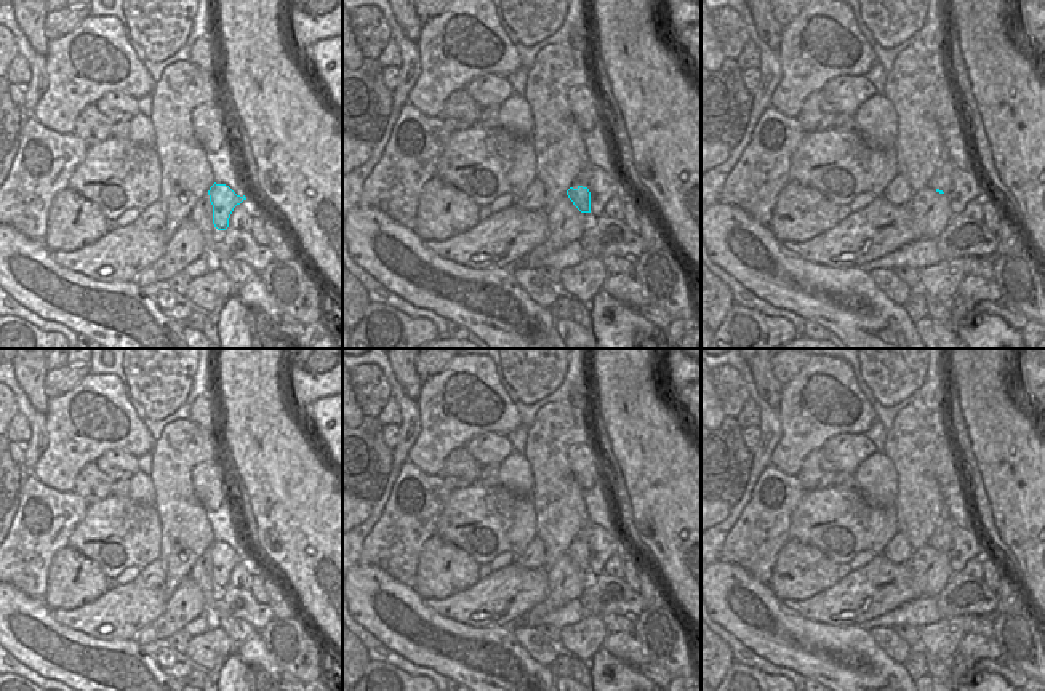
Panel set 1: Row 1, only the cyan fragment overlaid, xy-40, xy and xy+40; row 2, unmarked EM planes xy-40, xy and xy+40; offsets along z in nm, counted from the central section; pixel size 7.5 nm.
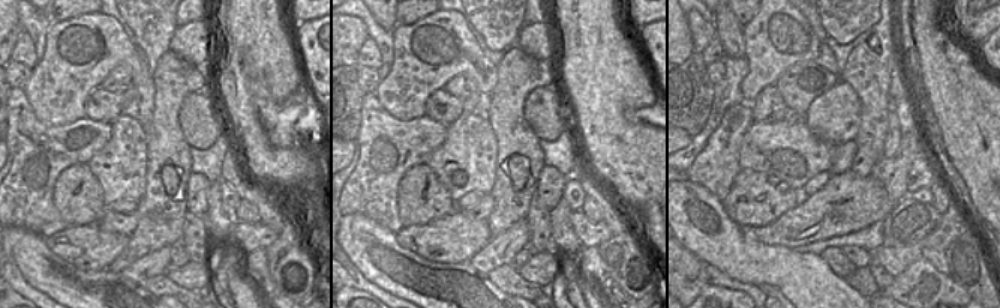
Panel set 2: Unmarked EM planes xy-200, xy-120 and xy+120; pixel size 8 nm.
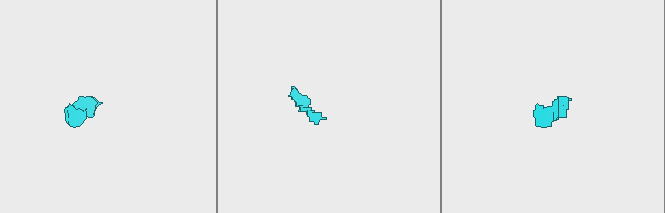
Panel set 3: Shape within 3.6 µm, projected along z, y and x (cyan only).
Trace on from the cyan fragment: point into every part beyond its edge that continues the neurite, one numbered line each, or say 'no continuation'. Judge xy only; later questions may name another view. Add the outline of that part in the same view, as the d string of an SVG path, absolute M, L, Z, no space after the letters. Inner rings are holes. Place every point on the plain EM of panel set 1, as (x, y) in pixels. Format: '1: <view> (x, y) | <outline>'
1: xy (602, 543) | M589 523L583 528L581 534L587 539L587 547L591 550L591 576L602 574L610 557L626 555L626 547L615 528L607 529Z

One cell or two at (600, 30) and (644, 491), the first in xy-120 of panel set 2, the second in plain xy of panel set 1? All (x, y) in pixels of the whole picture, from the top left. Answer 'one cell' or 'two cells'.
one cell

